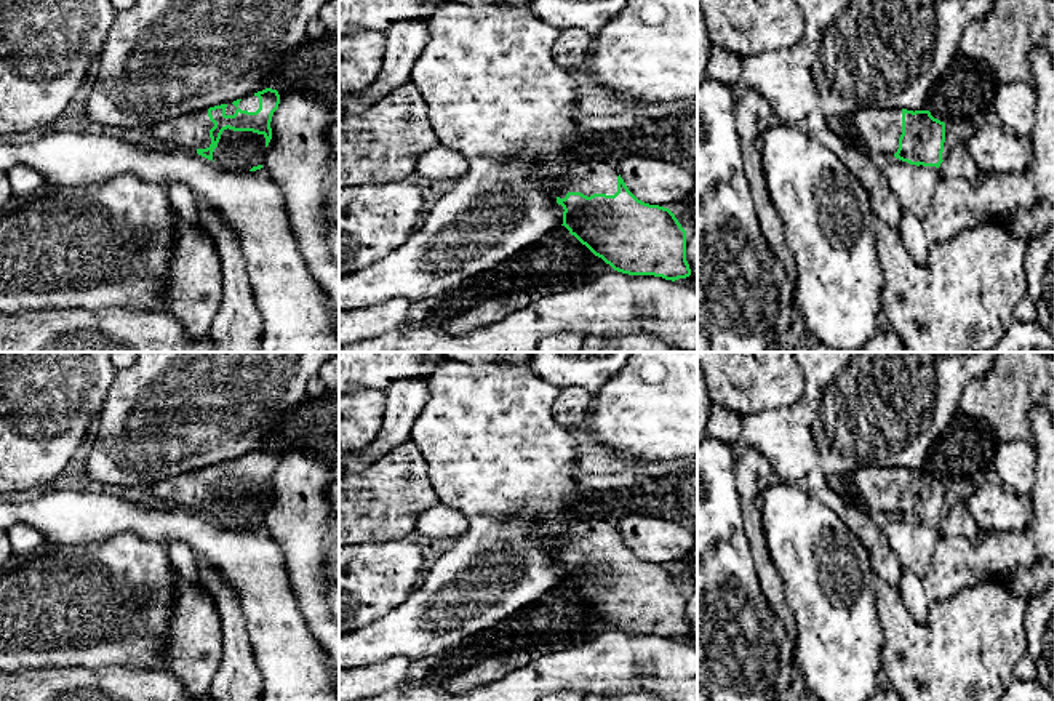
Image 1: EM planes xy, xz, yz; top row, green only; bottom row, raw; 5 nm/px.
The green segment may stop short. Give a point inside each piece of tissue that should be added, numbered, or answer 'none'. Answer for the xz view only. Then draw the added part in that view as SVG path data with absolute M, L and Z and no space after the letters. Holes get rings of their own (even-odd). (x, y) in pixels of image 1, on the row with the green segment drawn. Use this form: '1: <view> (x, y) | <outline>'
1: xz (571, 173) | M569 152L536 155L534 160L550 170L553 181L547 182L545 187L553 189L560 198L565 198L568 192L581 192L587 197L617 192L619 171L616 163Z

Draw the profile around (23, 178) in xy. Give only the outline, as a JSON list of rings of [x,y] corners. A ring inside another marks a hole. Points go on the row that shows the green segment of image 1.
[[[18,165],[11,168],[6,173],[6,178],[11,184],[13,195],[29,194],[45,184],[42,174],[27,165]]]

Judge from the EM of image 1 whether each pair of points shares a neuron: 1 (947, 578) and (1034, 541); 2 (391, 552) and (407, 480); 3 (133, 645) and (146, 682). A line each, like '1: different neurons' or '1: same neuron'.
1: same neuron
2: different neurons
3: different neurons

